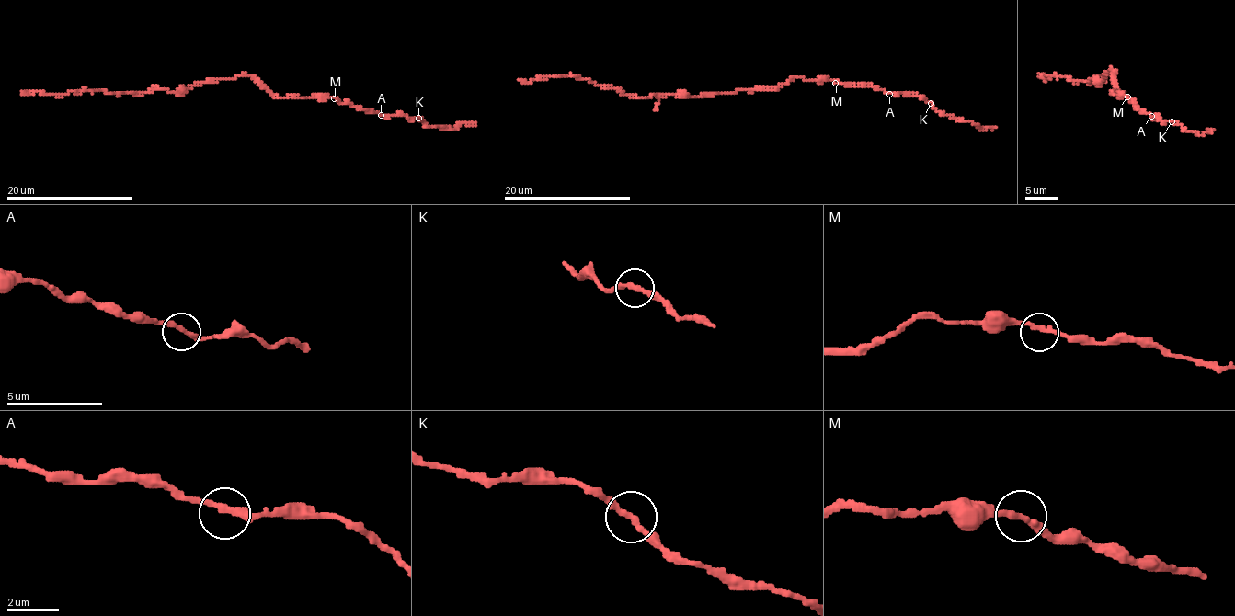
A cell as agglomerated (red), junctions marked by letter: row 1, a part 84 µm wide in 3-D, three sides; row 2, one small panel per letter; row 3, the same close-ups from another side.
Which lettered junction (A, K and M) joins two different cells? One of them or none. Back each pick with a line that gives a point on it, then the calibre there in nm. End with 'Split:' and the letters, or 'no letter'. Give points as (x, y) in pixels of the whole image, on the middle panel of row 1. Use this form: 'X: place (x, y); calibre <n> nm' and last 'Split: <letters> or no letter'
Split: no letter

